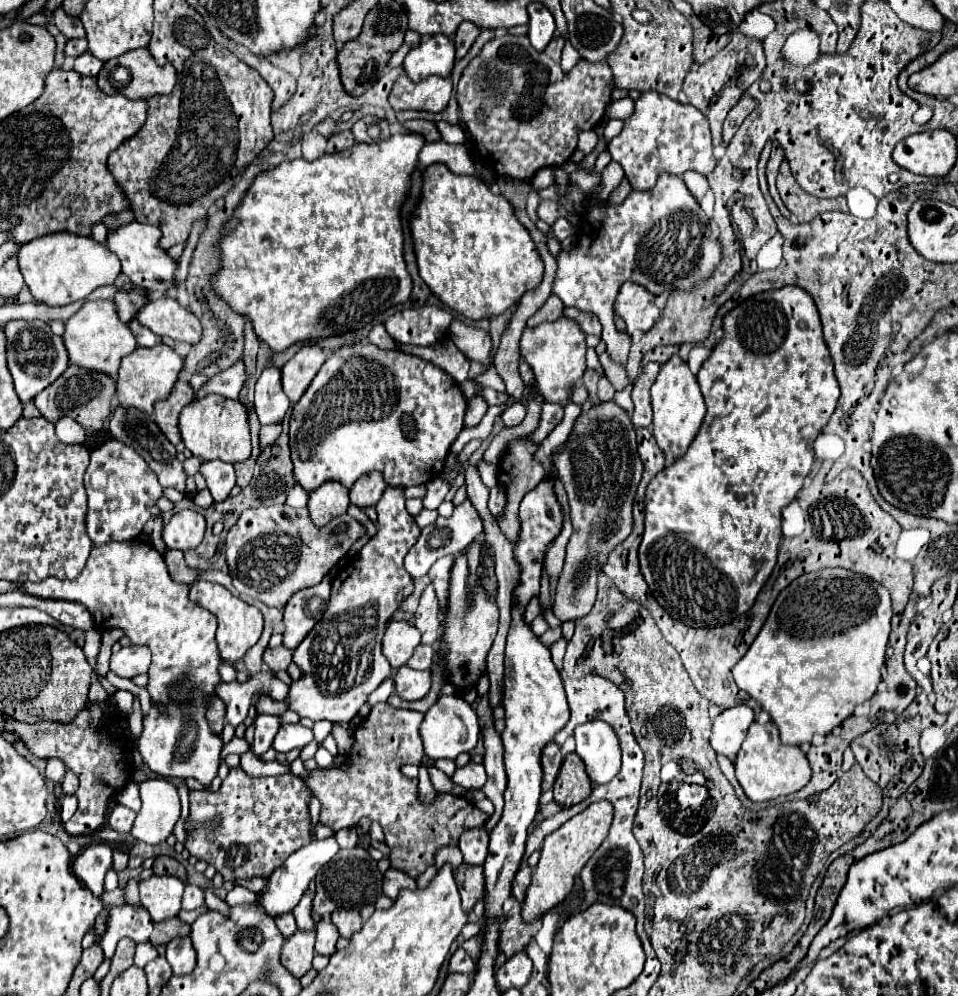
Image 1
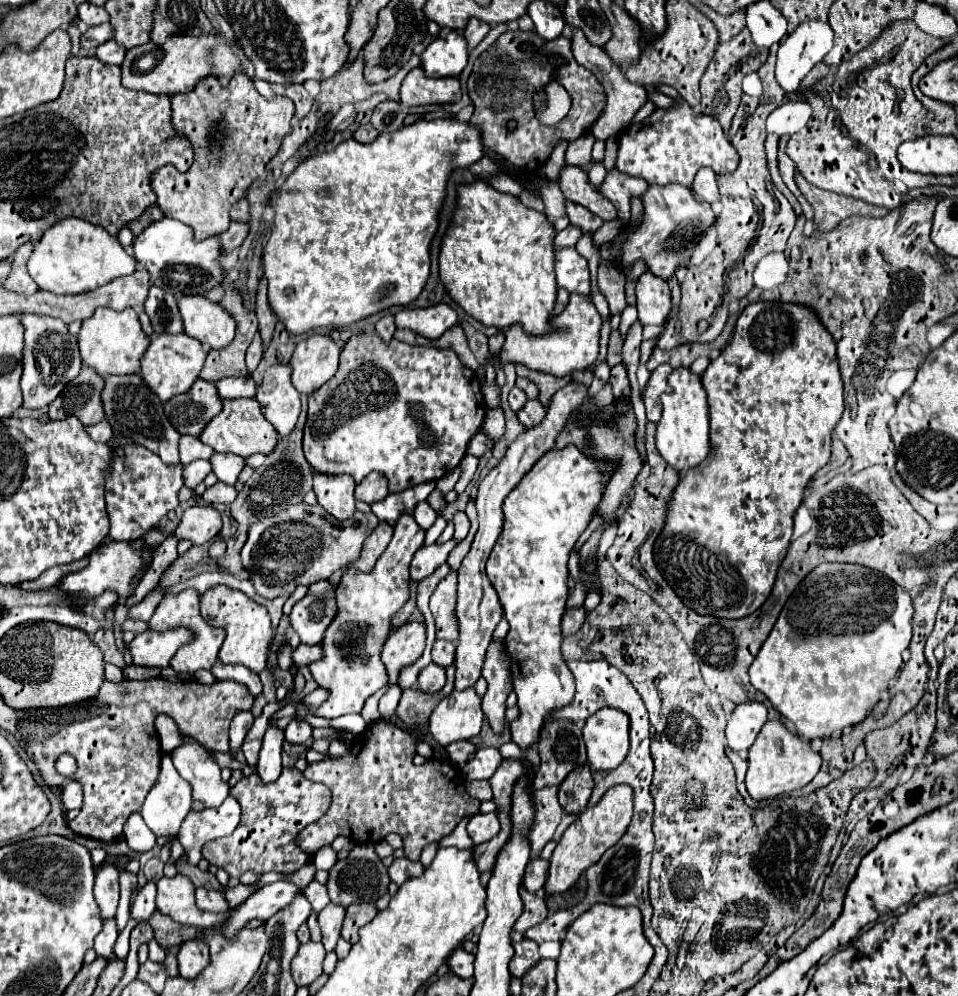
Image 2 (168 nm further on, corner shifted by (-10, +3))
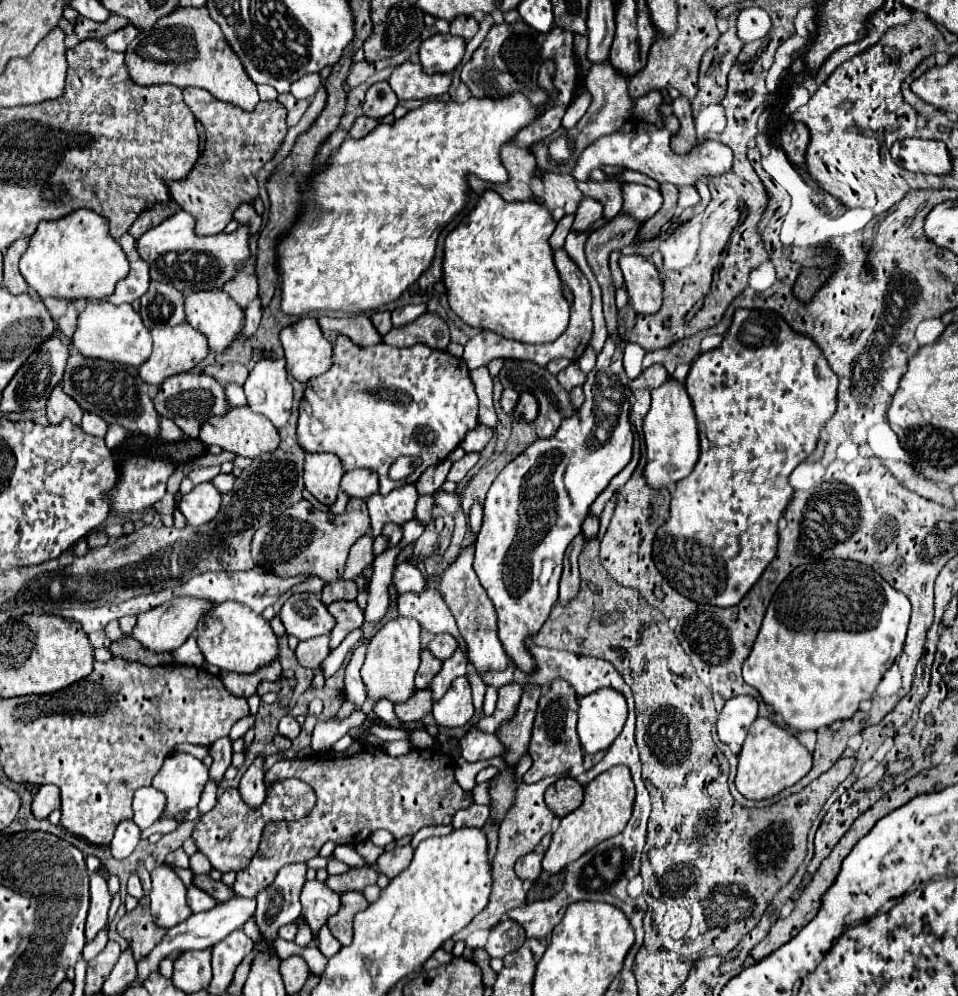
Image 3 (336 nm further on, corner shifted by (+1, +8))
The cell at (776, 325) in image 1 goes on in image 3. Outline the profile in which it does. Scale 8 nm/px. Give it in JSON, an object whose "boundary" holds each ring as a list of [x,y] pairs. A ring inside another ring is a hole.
{"boundary":[[[736,310],[732,326],[730,326],[722,346],[716,348],[716,350],[700,354],[698,360],[692,362],[692,368],[690,368],[688,378],[686,378],[684,384],[686,384],[688,396],[690,396],[694,412],[696,412],[699,441],[700,433],[705,433],[708,442],[710,442],[710,448],[704,452],[700,450],[698,464],[692,470],[692,474],[676,484],[676,490],[672,494],[672,504],[670,504],[670,518],[656,532],[654,562],[656,562],[656,568],[662,572],[662,576],[670,582],[670,586],[676,592],[680,592],[682,596],[686,596],[690,600],[696,600],[696,602],[712,604],[712,606],[736,606],[744,598],[744,594],[752,588],[752,584],[760,578],[760,574],[766,570],[766,566],[772,562],[772,558],[776,556],[778,520],[780,520],[780,516],[782,516],[782,512],[784,512],[784,508],[790,502],[792,492],[794,492],[790,482],[788,482],[788,476],[802,460],[806,460],[814,452],[822,426],[836,412],[838,376],[828,368],[826,358],[822,356],[818,346],[812,344],[810,338],[792,332],[792,328],[786,324],[786,320],[782,320],[782,316],[778,316],[776,312],[770,312],[770,310]]]}

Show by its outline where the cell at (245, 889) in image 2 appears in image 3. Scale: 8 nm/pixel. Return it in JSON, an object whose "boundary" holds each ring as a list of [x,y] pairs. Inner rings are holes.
{"boundary":[[[358,740],[346,752],[278,760],[264,774],[264,784],[270,788],[276,780],[286,778],[298,778],[310,784],[316,794],[316,806],[302,820],[282,820],[262,830],[258,852],[250,866],[238,872],[232,886],[238,896],[254,898],[274,880],[282,866],[318,856],[322,844],[328,840],[336,844],[358,844],[380,828],[400,840],[406,834],[416,834],[424,826],[450,824],[456,810],[474,802],[472,792],[462,790],[456,782],[454,760],[450,756],[434,750],[412,750],[406,756],[392,758],[382,748]]]}

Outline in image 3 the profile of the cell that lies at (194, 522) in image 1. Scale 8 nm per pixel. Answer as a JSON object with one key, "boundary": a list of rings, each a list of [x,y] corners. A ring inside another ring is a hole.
{"boundary":[[[202,482],[194,486],[192,492],[180,498],[178,508],[186,516],[186,522],[190,526],[200,526],[200,524],[210,522],[218,514],[220,502],[222,502],[222,494],[214,490],[210,482]]]}

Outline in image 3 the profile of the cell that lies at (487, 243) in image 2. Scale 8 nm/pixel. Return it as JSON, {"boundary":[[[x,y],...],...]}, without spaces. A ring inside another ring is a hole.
{"boundary":[[[486,190],[478,200],[476,208],[470,212],[470,222],[458,224],[444,244],[444,276],[448,304],[454,314],[468,326],[492,330],[504,338],[544,344],[554,342],[568,326],[570,306],[562,294],[562,280],[554,266],[552,248],[548,238],[556,228],[556,220],[550,210],[540,202],[506,202],[494,190]]]}

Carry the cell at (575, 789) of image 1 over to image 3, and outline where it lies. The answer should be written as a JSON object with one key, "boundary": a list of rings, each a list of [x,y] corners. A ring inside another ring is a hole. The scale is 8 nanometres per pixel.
{"boundary":[[[564,776],[546,790],[546,806],[554,812],[554,816],[564,818],[582,804],[582,794],[584,788],[574,778]]]}

